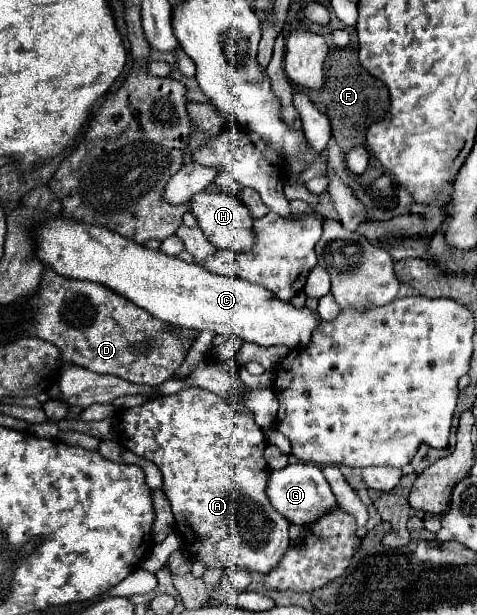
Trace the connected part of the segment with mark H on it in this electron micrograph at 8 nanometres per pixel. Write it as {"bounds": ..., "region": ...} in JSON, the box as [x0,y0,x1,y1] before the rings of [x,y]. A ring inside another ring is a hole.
{"bounds":[190,190,256,252],"region":[[[204,190],[200,194],[194,194],[190,210],[198,218],[200,230],[204,232],[204,236],[220,250],[244,252],[244,250],[252,248],[252,242],[256,242],[256,236],[252,234],[254,218],[252,218],[252,214],[248,214],[248,206],[244,206],[238,196],[230,196],[224,192],[222,194],[208,194]]]}

